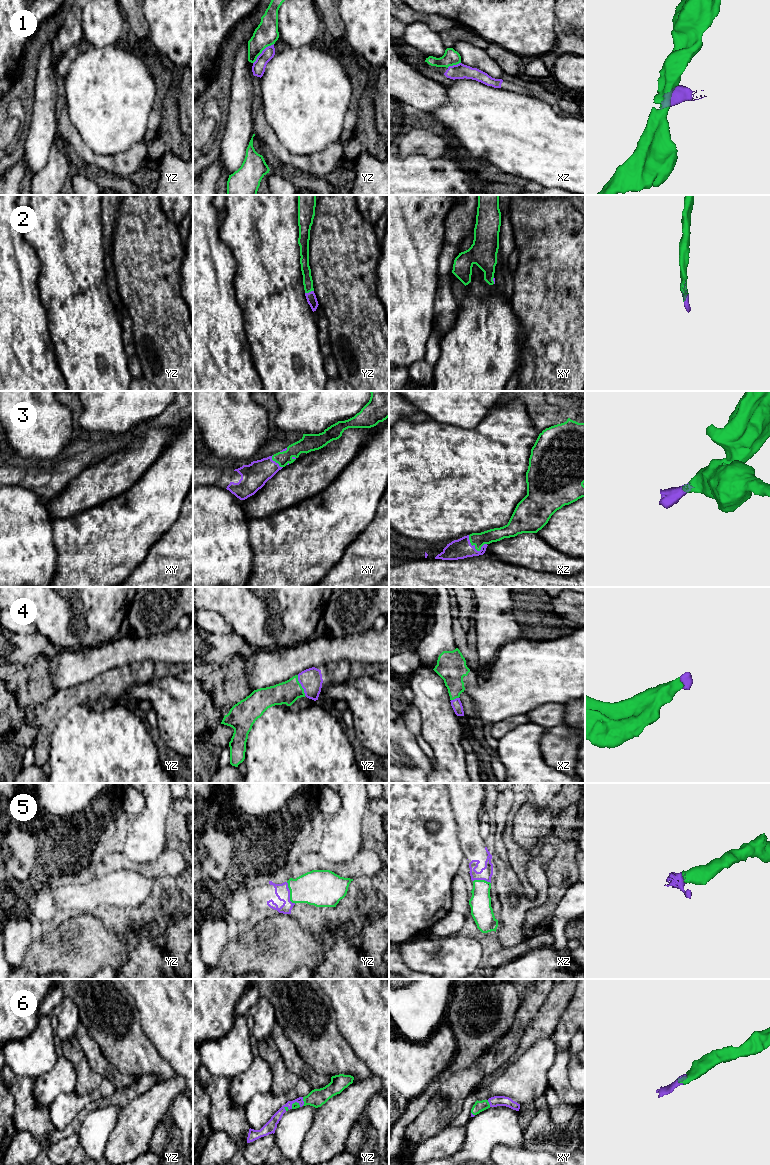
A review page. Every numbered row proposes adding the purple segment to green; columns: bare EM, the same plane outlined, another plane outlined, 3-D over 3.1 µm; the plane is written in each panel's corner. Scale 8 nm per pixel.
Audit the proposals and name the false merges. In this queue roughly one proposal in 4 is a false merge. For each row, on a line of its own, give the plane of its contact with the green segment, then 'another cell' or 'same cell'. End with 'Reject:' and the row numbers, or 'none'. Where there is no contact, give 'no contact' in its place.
1: yz | another cell
2: yz | same cell
3: xz | same cell
4: yz | same cell
5: yz | same cell
6: yz | same cell
Reject: 1

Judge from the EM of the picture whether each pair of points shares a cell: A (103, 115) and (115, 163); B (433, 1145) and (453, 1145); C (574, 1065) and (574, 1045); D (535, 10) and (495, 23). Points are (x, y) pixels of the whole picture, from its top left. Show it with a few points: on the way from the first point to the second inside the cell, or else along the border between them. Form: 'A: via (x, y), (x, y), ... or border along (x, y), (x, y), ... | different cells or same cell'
A: border along (134, 143), (115, 154), (96, 154), (90, 149) | different cells
B: via (438, 1145), (448, 1145) | same cell
C: via (574, 1060), (574, 1050) | same cell
D: via (525, 10), (508, 10), (505, 13) | same cell

